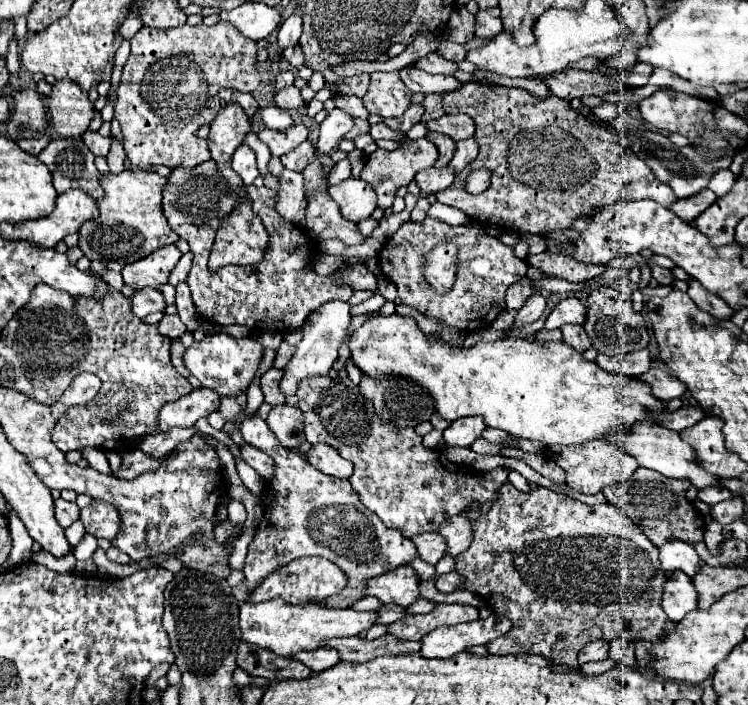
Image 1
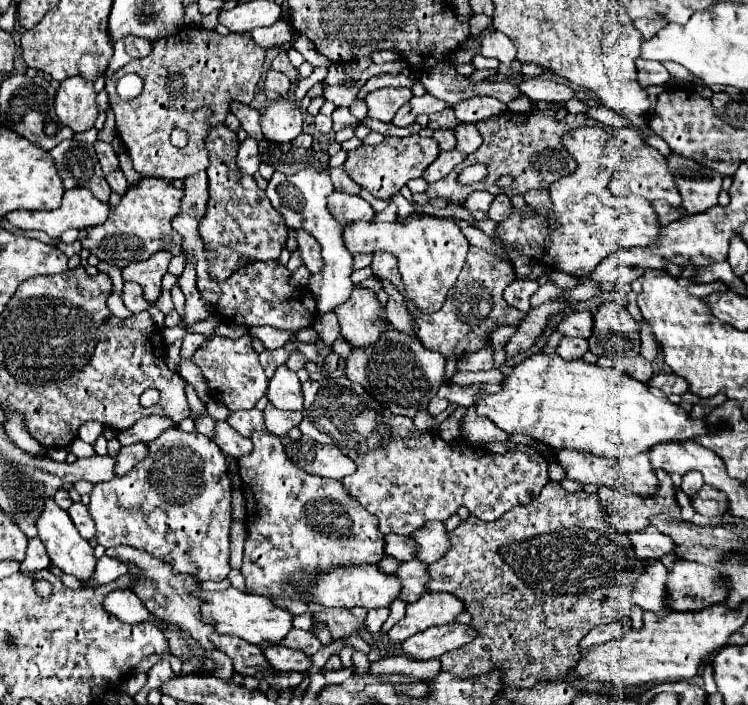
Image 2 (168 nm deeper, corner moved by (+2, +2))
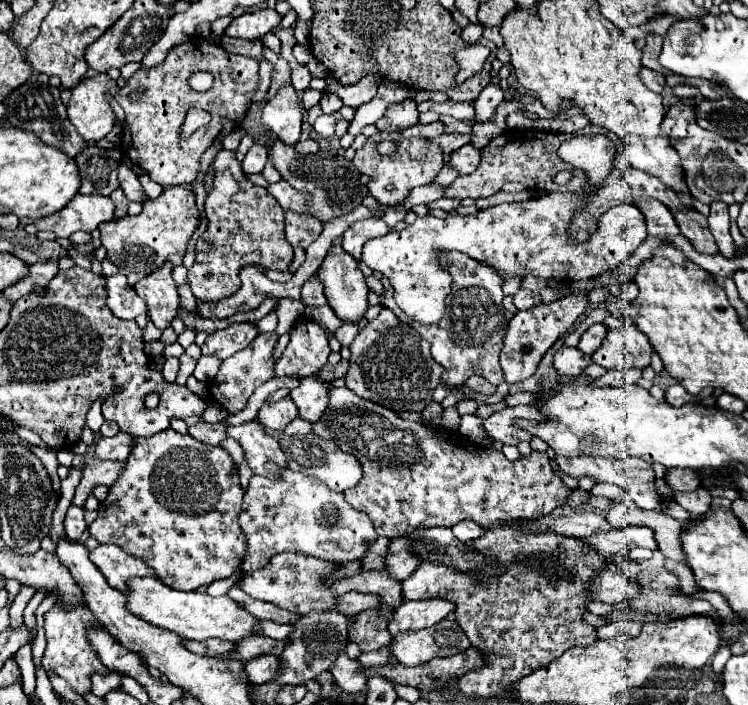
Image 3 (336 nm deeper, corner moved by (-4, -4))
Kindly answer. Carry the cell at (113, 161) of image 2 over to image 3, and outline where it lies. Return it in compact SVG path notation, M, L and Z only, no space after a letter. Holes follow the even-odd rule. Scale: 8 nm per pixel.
M120 166L120 172L118 172L118 180L120 180L120 188L124 190L124 194L126 194L126 198L130 200L130 202L146 202L148 200L148 196L146 196L146 192L144 192L144 188L140 186L140 182L138 182L138 176L128 168L128 166Z

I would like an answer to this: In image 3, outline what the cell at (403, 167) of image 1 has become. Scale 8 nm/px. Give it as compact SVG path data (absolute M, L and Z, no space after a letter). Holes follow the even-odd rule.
M378 132L366 140L366 144L356 152L352 162L362 174L374 178L374 182L370 182L370 194L382 206L394 206L394 204L402 202L410 194L412 188L434 182L434 178L438 176L438 172L444 164L444 154L442 154L440 146L432 144L426 138L404 138L400 132L392 132L392 134L390 132L388 134ZM386 138L394 140L398 144L398 150L392 156L380 156L376 152L376 142L386 140Z

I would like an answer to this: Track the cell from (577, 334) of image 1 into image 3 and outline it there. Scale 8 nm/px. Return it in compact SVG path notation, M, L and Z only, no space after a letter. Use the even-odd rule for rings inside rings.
M562 346L556 354L554 354L554 368L560 376L568 376L568 378L576 378L584 372L584 368L590 364L590 358L584 356L578 348L568 348Z

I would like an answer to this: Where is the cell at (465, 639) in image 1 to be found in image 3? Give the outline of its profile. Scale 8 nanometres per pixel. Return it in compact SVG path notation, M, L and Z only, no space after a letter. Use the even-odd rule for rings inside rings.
M438 622L426 630L402 632L392 638L388 650L404 666L418 666L432 658L458 654L470 646L458 622Z

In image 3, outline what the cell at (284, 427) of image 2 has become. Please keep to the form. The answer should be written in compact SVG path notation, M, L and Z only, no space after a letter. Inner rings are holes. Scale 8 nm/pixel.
M290 396L274 402L274 404L264 404L258 412L258 420L268 428L268 430L276 430L282 432L286 428L286 424L290 424L294 418L298 416L298 410L292 402Z

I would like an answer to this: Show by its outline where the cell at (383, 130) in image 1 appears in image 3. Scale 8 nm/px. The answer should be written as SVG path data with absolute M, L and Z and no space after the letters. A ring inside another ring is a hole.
M438 120L438 122L432 122L432 124L416 124L416 126L410 126L406 130L402 130L402 136L404 138L412 138L412 136L422 136L422 138L436 138L444 134L444 124Z

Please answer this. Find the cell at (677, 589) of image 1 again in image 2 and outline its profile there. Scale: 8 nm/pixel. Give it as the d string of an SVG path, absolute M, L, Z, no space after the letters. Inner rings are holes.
M648 562L644 574L636 580L634 604L642 610L650 610L656 616L668 616L672 610L672 598L668 592L668 570L662 562Z

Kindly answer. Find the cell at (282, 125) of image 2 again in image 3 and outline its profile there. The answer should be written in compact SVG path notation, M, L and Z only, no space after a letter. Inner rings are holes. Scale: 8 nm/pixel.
M292 84L282 86L274 98L268 98L262 112L262 124L276 132L284 144L296 144L300 138L300 124L302 124L302 110L298 92Z

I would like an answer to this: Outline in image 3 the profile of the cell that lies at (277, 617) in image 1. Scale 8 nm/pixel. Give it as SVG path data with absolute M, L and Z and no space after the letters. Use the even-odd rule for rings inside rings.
M136 576L126 580L128 586L128 602L126 608L130 614L176 632L182 638L190 640L208 640L208 638L220 638L228 642L238 642L238 638L244 638L246 634L254 634L254 626L258 620L248 614L246 610L238 610L238 604L230 600L228 596L210 596L210 594L200 594L200 592L180 592L174 590L166 584L162 584L154 576Z

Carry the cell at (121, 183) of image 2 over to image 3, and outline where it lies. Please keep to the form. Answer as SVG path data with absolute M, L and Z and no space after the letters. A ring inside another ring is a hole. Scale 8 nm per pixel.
M114 190L114 194L110 194L110 198L114 200L116 204L116 210L114 210L114 218L124 218L128 214L128 200L126 196L122 194L122 190Z

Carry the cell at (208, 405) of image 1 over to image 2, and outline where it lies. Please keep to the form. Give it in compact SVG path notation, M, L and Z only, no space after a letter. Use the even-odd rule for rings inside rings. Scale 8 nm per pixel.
M150 414L150 416L144 416L140 418L132 428L124 430L124 432L118 432L118 440L120 444L136 444L136 442L152 442L156 440L162 432L166 432L168 428L174 428L176 422L170 420L168 416L156 416L156 414Z

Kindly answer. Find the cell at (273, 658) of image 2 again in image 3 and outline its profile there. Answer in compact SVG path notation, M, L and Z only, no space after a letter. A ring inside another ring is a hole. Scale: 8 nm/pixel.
M262 656L262 658L254 658L250 662L244 664L248 680L252 684L264 684L270 678L274 678L274 674L278 674L278 658L276 656Z

